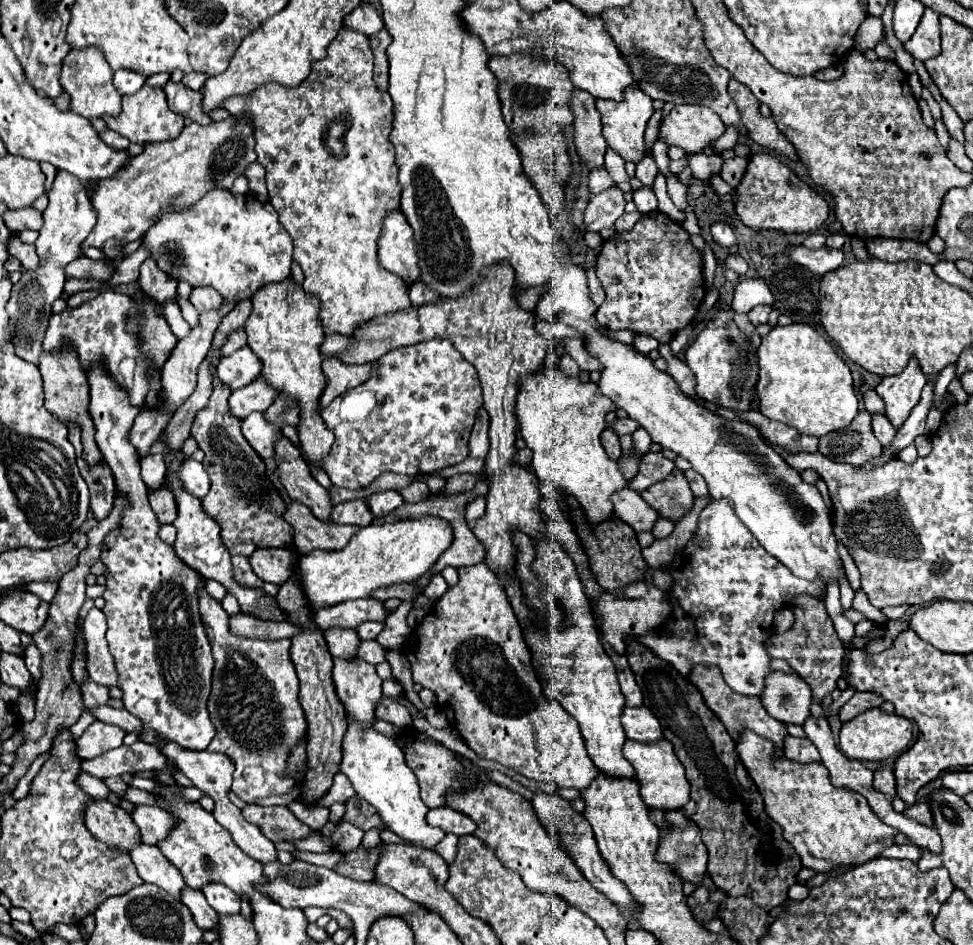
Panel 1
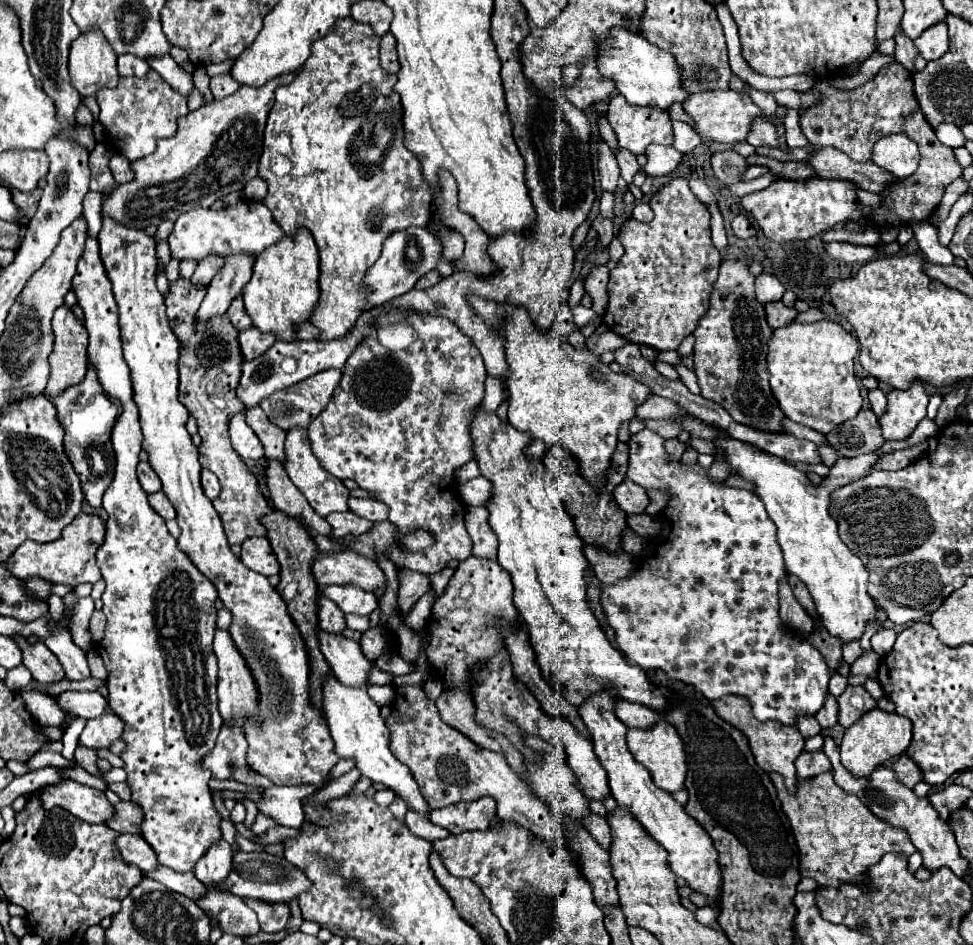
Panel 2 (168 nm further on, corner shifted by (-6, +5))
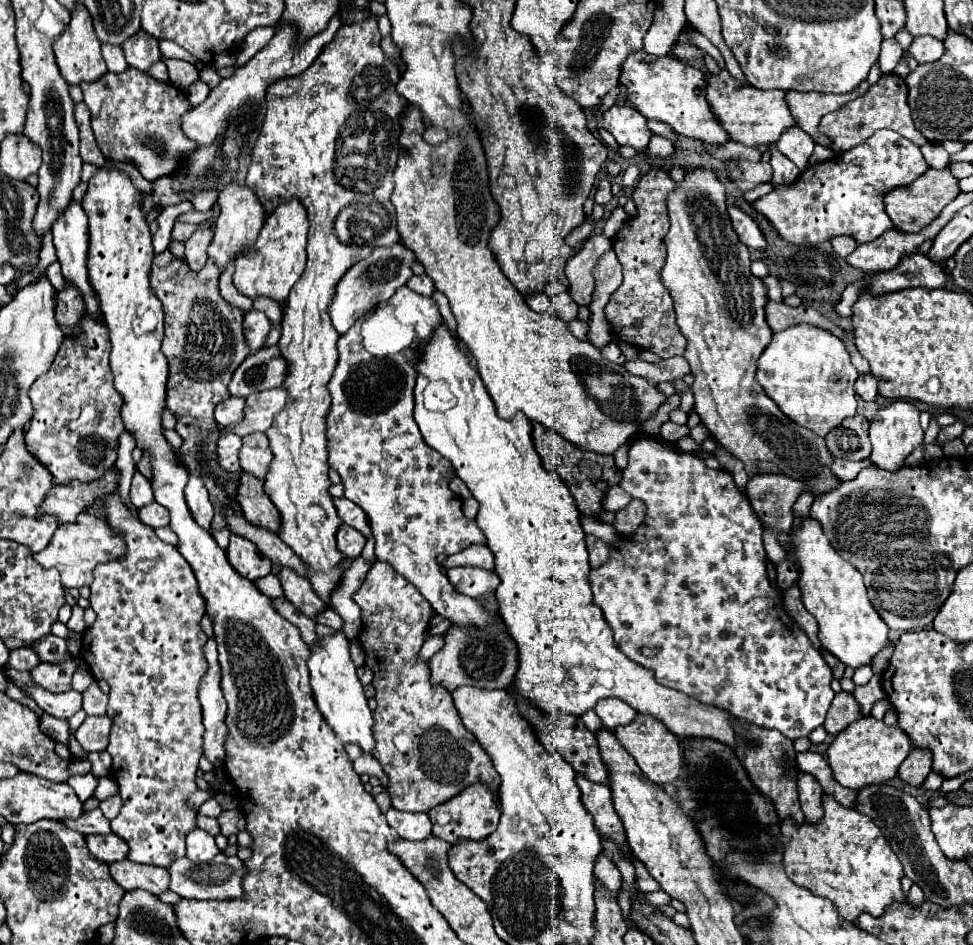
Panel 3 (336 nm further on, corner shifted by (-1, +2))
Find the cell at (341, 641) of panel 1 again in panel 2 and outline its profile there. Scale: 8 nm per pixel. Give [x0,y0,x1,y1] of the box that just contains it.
[318,594,346,634]

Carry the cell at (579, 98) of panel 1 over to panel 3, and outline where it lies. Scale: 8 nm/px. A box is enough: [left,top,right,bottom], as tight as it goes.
[595,177,611,205]

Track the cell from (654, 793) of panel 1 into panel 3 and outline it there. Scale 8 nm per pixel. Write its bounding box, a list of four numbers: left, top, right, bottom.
[615,715,683,785]

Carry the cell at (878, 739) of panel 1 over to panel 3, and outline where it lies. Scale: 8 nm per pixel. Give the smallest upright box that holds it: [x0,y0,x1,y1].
[827,717,911,789]

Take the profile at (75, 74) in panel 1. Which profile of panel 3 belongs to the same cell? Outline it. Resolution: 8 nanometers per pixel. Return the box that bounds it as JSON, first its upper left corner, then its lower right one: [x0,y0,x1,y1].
[53,5,107,85]

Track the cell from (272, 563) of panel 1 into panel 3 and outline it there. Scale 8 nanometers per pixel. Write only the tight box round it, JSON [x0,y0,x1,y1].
[227,535,273,581]

